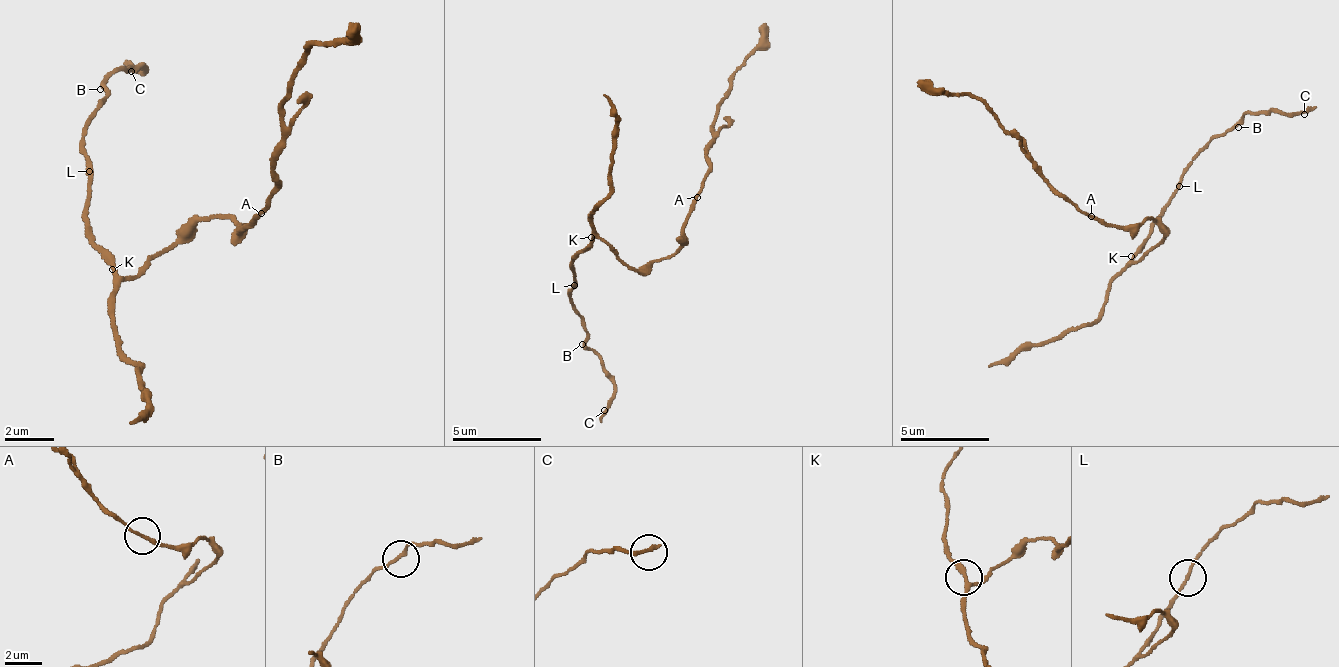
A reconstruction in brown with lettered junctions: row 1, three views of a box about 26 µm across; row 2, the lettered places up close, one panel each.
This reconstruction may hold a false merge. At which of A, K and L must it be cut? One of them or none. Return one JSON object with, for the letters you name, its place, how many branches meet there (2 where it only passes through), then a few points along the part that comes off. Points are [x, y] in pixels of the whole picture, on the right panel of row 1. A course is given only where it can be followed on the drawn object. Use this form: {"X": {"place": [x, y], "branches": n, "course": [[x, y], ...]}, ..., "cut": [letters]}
{"cut": []}

